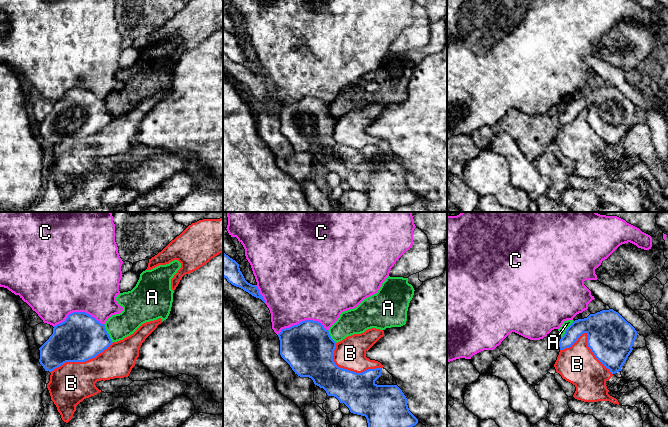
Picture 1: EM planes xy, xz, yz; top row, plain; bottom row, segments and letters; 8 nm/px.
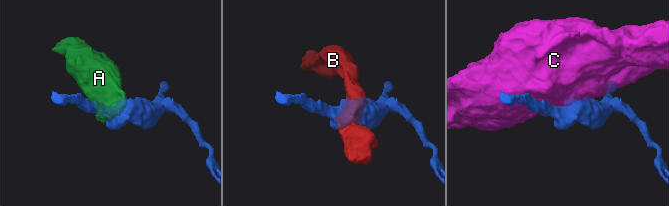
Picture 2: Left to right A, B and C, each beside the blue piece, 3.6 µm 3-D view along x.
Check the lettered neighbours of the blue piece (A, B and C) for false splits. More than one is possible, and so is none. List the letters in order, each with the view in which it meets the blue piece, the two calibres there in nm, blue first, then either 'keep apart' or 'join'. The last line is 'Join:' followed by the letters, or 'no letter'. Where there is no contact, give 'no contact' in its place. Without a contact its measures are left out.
A: xy | 380/200 nm | keep apart
B: yz | 360/300 nm | keep apart
C: xy | 380/500 nm | keep apart
Join: no letter

